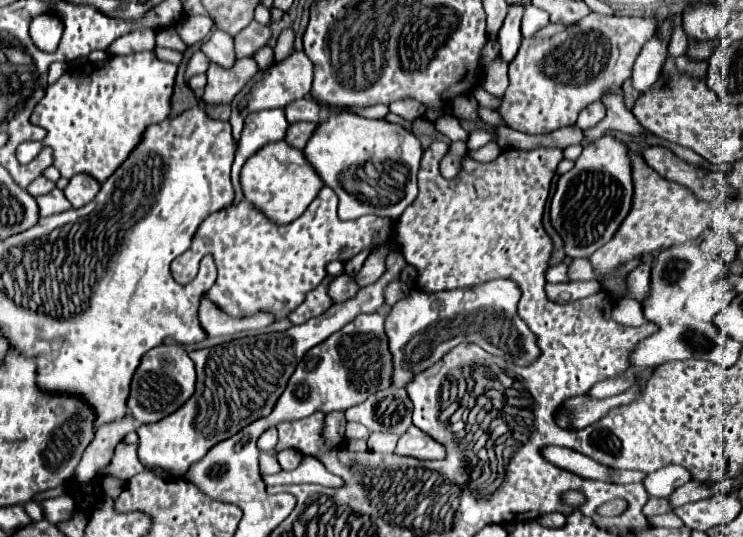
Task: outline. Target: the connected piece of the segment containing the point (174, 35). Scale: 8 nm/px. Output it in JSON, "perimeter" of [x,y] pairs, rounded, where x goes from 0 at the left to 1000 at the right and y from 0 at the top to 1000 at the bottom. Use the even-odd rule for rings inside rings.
{"perimeter":[[[226,48],[226,52],[221,52],[221,56],[213,60],[213,67],[210,67],[210,86],[242,93],[242,97],[248,97],[248,93],[253,89],[248,78],[242,78],[242,67],[240,67],[240,60],[237,60],[234,48]]]}

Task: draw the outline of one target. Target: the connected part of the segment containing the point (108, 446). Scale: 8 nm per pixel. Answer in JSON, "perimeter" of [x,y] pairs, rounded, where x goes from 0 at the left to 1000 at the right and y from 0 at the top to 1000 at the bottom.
{"perimeter":[[[167,775],[167,782],[156,782],[148,790],[140,790],[129,801],[127,819],[116,834],[100,890],[108,898],[121,898],[135,875],[140,875],[148,864],[148,853],[153,849],[153,834],[172,804],[180,801],[180,778]]]}

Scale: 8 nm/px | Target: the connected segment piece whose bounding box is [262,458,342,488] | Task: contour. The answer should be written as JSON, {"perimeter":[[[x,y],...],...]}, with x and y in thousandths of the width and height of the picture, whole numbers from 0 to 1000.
{"perimeter":[[[412,853],[398,875],[393,879],[374,879],[369,886],[353,886],[358,905],[366,901],[406,901],[406,898],[425,898],[425,901],[436,901],[436,905],[458,905],[460,894],[450,883],[444,883],[431,860],[425,860],[423,853]]]}

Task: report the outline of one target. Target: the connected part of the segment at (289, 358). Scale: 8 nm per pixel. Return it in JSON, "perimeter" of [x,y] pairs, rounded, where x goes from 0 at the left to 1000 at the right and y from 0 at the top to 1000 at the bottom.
{"perimeter":[[[528,466],[520,484],[520,510],[506,529],[485,536],[479,555],[450,566],[436,585],[404,607],[393,607],[382,618],[320,629],[307,641],[258,652],[256,667],[261,670],[266,693],[264,730],[237,771],[229,771],[226,778],[205,793],[188,793],[183,801],[188,860],[197,872],[218,872],[226,875],[226,883],[231,886],[248,886],[253,872],[272,857],[285,831],[315,812],[336,786],[361,775],[409,659],[428,637],[436,637],[444,622],[474,600],[482,585],[506,581],[517,566],[517,533],[528,518],[538,518],[544,495],[544,477]]]}

